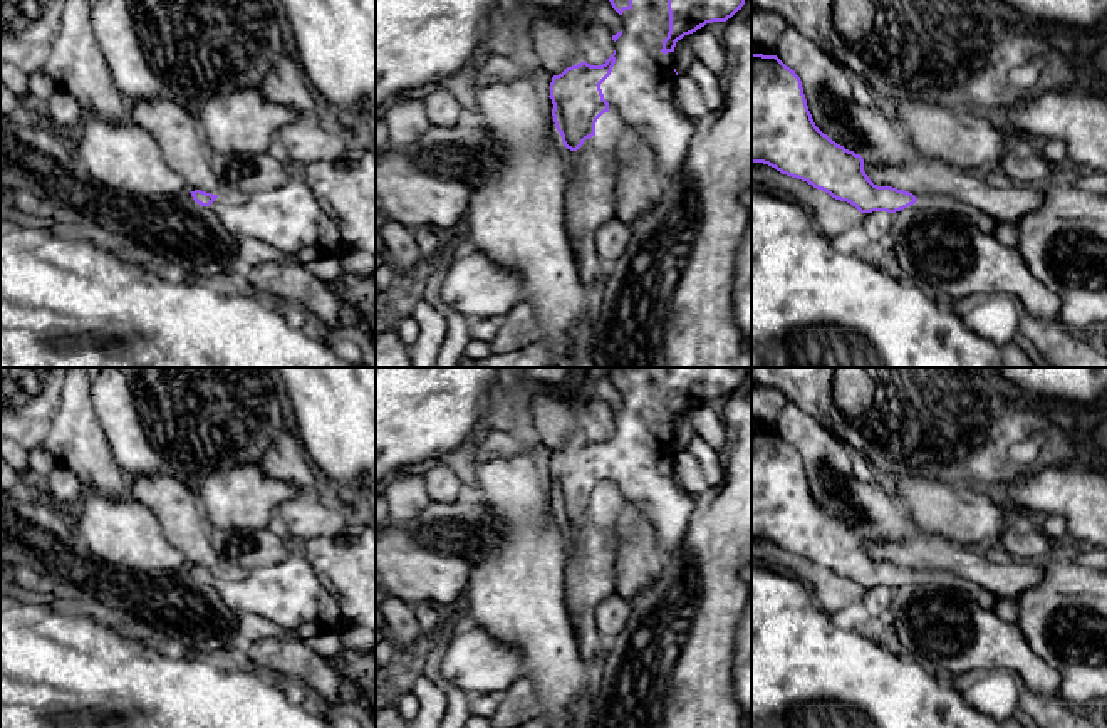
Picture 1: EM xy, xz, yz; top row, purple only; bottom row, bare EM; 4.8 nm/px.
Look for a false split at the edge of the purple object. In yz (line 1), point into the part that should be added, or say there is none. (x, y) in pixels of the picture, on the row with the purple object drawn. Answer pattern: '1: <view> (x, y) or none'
1: none

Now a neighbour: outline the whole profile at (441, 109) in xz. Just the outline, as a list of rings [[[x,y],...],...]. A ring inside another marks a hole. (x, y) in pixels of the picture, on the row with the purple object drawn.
[[[441,82],[428,89],[423,104],[426,117],[434,127],[456,127],[468,122],[463,107]]]

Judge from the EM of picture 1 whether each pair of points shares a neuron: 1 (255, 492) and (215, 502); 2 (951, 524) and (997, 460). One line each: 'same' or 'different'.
1: same
2: different

